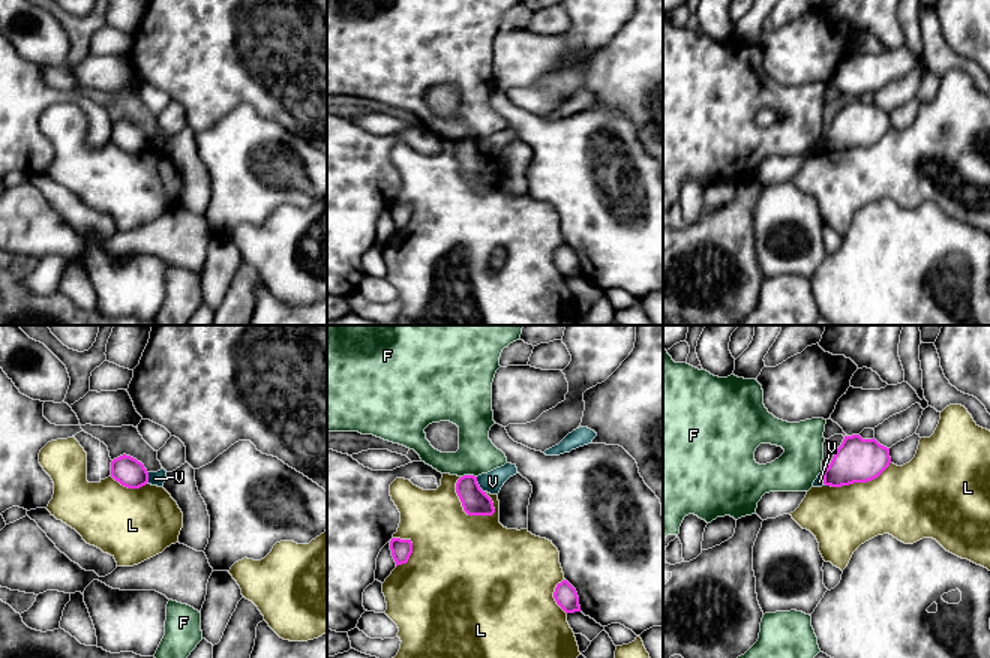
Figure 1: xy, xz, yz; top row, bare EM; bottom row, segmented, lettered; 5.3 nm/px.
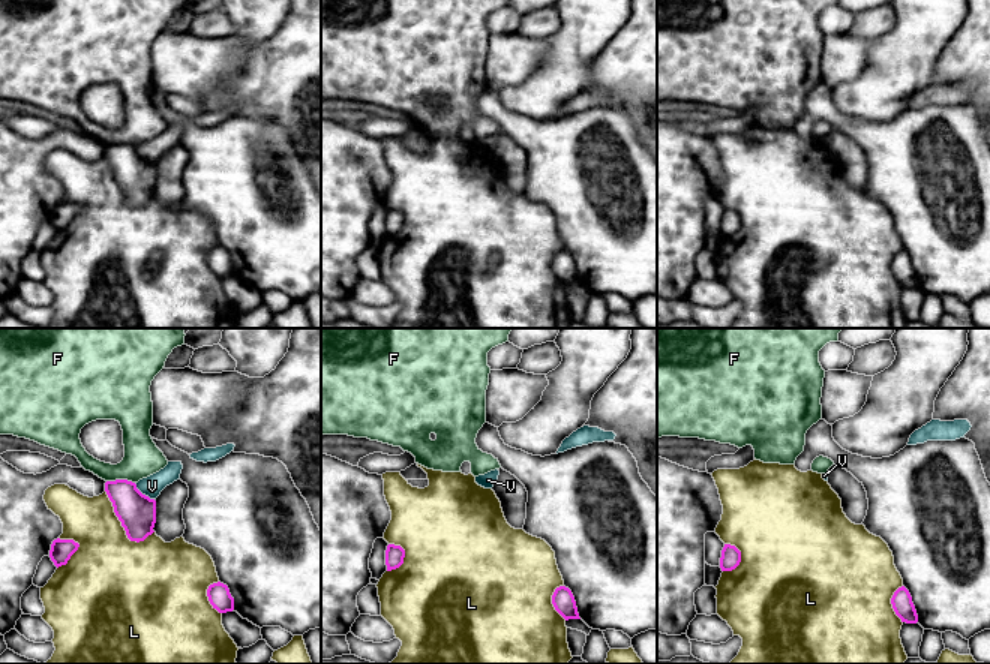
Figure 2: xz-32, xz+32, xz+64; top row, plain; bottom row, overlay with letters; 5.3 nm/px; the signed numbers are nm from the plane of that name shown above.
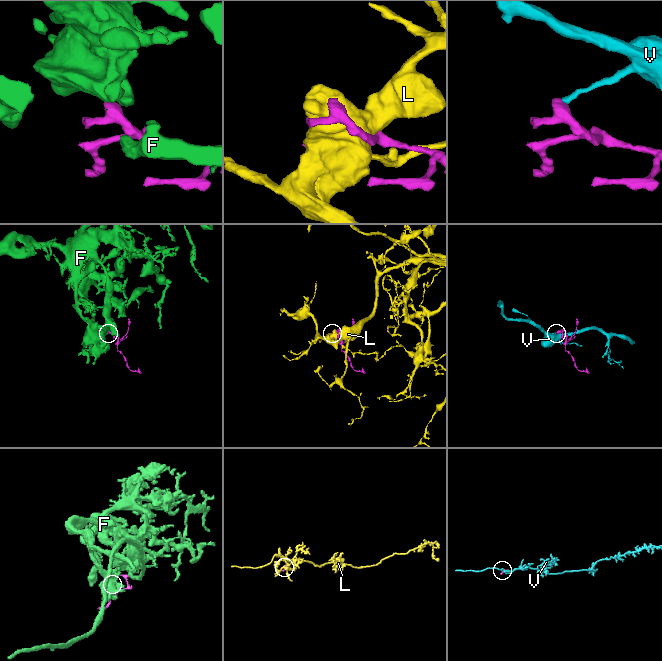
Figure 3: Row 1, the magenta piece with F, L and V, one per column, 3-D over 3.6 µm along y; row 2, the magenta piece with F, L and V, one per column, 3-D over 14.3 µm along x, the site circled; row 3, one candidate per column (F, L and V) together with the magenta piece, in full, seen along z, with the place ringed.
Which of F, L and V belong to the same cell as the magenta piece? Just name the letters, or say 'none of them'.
none of them

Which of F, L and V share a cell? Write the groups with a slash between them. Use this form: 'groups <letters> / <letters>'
groups F / L / V

